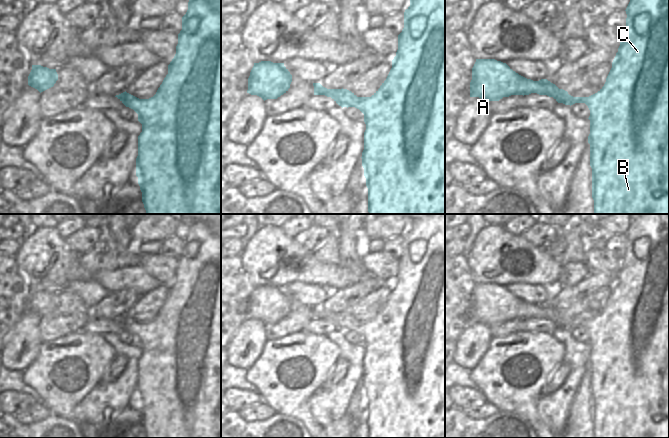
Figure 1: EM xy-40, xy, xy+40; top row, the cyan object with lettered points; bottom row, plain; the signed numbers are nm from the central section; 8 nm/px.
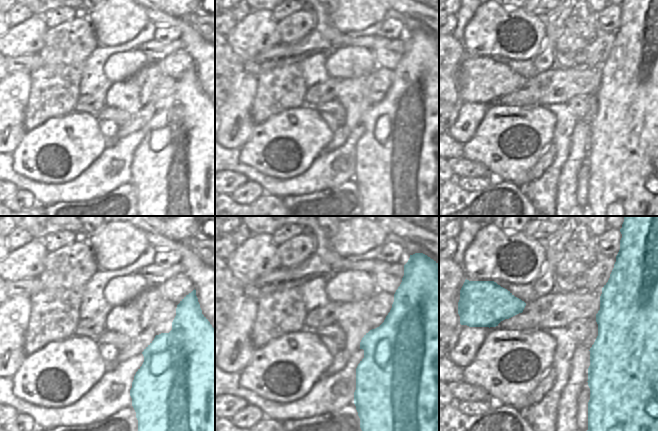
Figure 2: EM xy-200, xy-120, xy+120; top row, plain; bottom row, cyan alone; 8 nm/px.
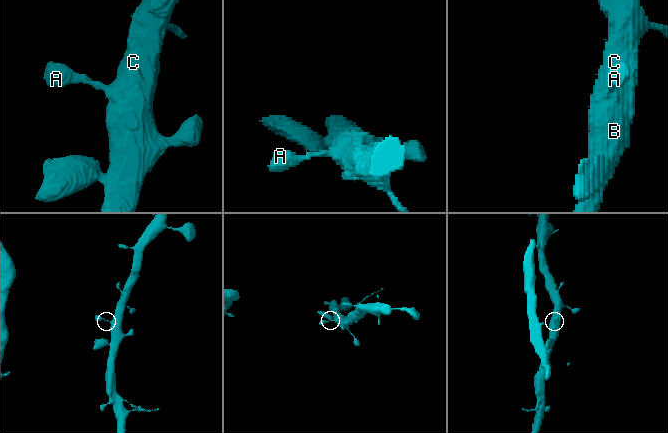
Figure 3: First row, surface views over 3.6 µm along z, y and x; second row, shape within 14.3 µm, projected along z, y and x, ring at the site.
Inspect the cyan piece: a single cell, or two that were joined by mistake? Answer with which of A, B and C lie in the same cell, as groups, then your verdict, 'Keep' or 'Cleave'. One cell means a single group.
Groups: A B C. Keep.

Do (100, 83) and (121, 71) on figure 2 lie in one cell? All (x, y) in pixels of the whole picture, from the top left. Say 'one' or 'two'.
two

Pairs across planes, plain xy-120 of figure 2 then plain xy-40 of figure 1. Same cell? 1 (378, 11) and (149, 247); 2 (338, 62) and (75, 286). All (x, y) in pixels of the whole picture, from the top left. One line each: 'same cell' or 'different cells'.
1: different cells
2: different cells

